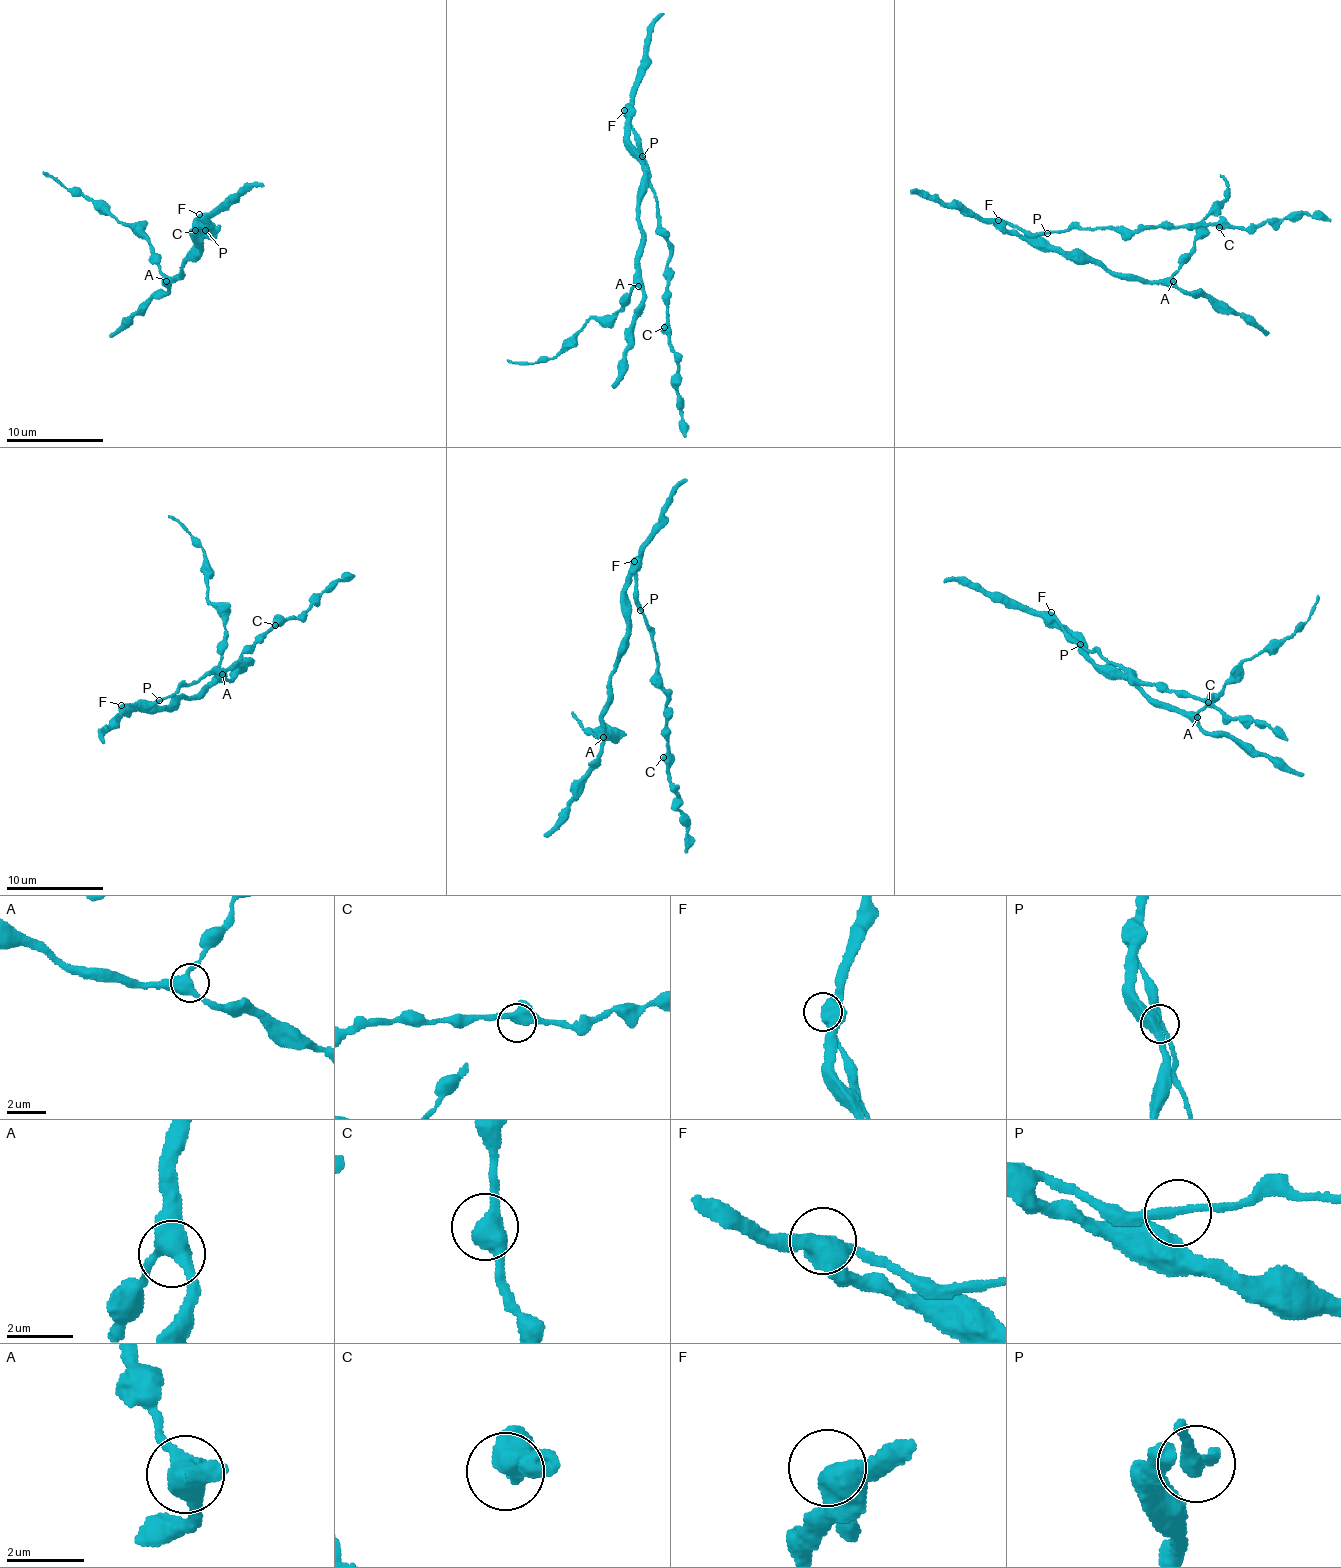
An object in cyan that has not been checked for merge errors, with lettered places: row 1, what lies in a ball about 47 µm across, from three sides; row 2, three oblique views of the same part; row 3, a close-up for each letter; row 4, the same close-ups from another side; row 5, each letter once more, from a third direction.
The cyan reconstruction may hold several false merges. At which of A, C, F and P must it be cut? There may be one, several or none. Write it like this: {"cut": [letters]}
{"cut": []}

